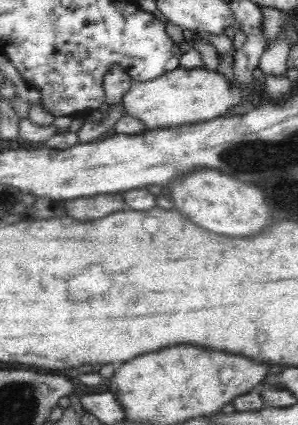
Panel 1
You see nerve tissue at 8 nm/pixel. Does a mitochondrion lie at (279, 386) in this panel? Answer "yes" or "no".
no

